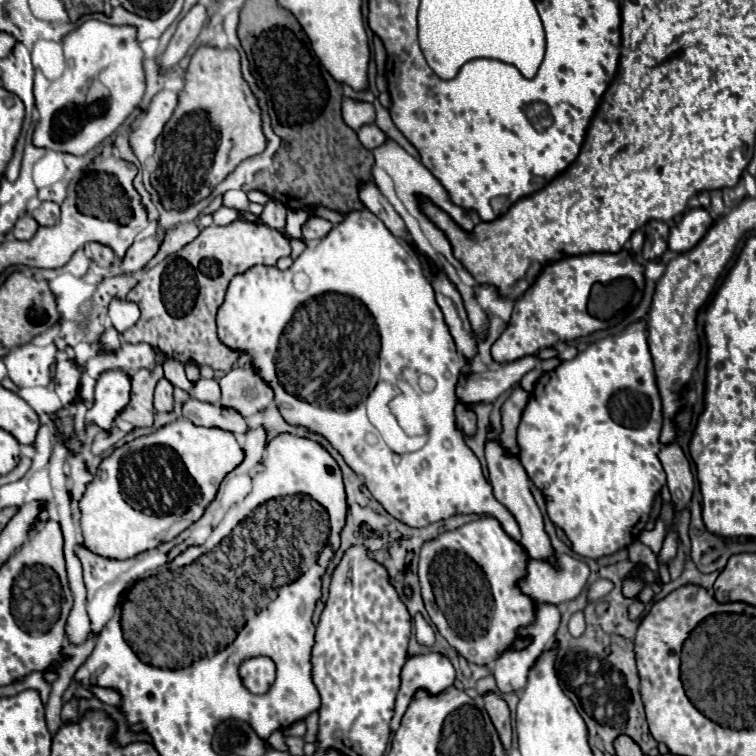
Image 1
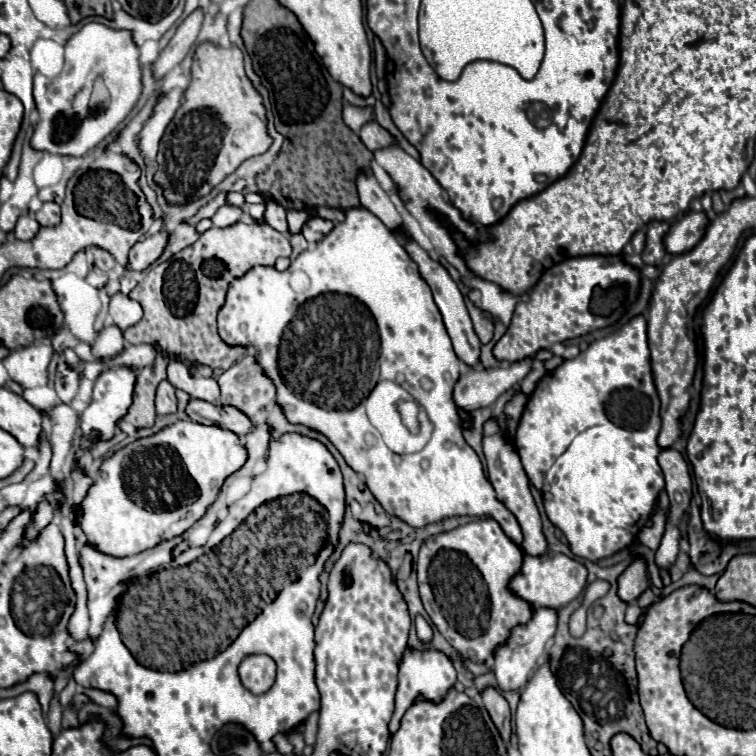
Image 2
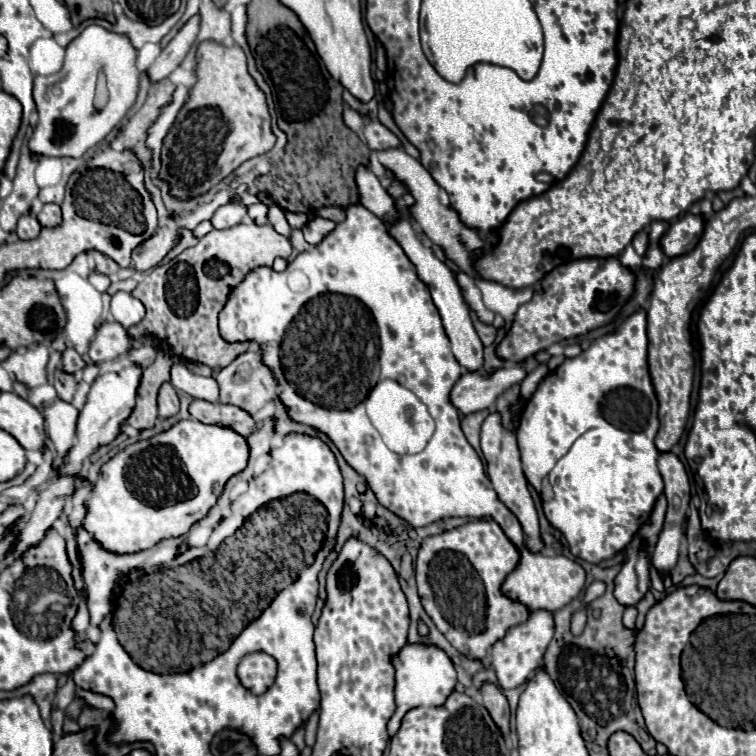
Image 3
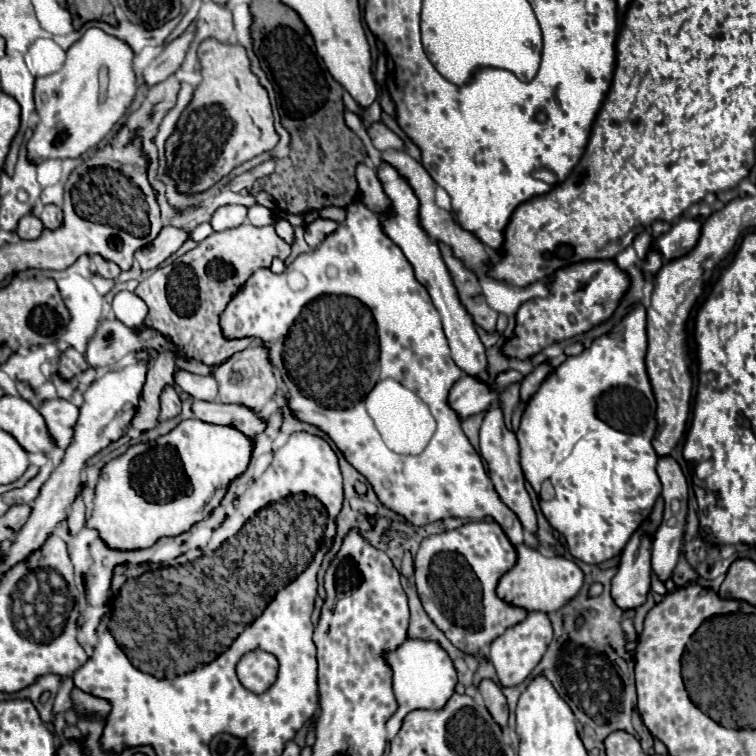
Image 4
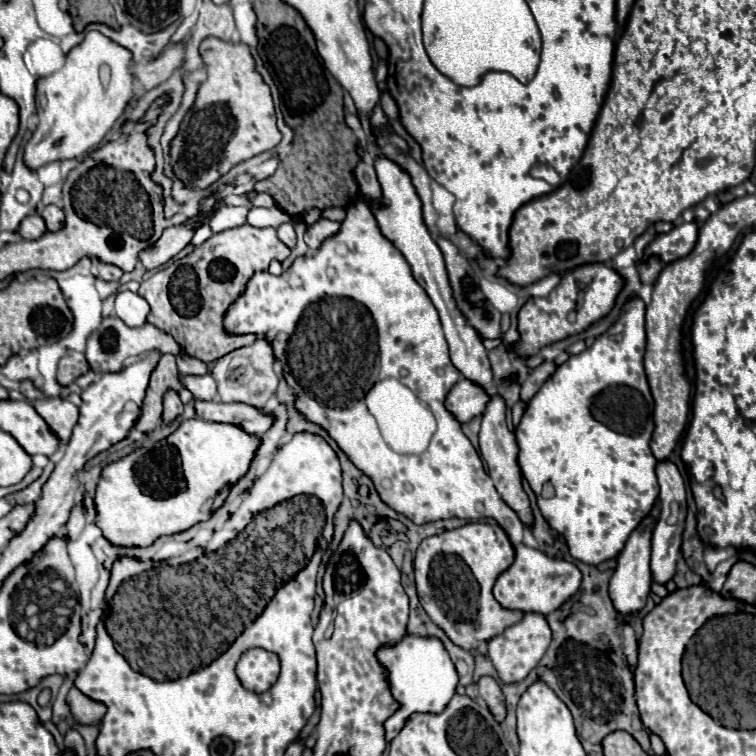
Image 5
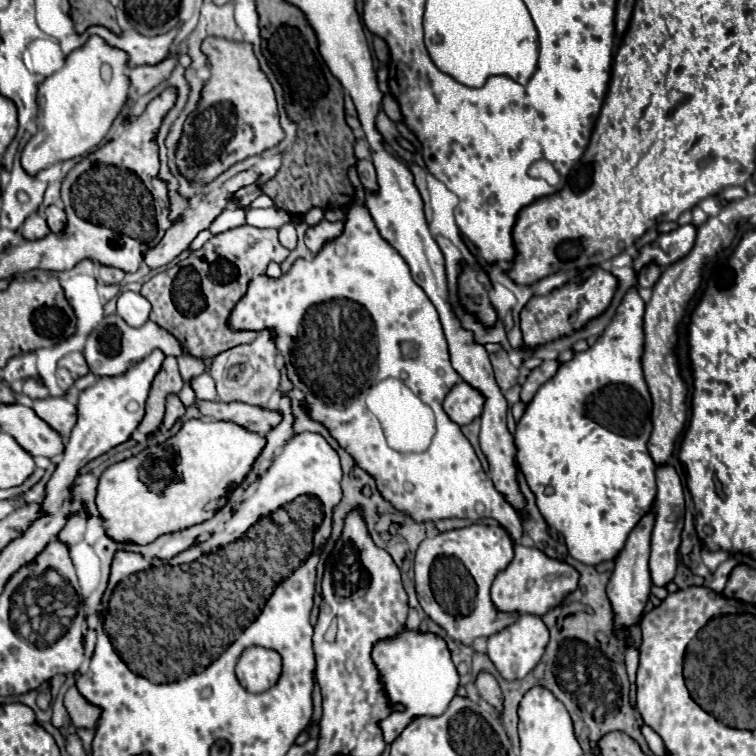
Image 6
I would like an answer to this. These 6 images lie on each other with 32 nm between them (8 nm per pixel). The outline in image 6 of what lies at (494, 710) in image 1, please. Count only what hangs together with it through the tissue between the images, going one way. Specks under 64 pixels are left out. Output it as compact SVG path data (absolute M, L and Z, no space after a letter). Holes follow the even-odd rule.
M480 672L480 674L476 676L474 684L476 684L480 696L482 696L490 706L494 706L496 712L500 712L500 710L502 710L502 692L500 692L500 686L498 686L496 678L494 678L492 674L488 674L488 672Z

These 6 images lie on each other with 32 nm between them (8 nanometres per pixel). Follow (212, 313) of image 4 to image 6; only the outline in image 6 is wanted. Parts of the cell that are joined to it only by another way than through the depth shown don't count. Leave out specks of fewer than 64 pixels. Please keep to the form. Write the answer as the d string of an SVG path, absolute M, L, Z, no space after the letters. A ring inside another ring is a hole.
M244 224L212 236L178 266L154 274L142 284L140 294L152 304L150 320L174 334L182 348L194 358L212 360L216 354L238 344L250 344L258 336L256 332L236 332L228 328L228 316L244 296L250 280L264 274L270 262L282 264L288 254L290 252L278 242L278 230Z

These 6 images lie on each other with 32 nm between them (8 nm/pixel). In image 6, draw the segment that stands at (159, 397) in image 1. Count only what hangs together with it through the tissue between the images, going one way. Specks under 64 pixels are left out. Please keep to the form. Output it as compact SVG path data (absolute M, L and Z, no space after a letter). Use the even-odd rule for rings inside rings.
M174 394L168 396L168 402L166 402L166 416L164 416L164 426L170 430L170 428L176 424L176 420L184 416L184 412L186 412L186 408L184 408L184 404L180 402L180 398L174 396Z

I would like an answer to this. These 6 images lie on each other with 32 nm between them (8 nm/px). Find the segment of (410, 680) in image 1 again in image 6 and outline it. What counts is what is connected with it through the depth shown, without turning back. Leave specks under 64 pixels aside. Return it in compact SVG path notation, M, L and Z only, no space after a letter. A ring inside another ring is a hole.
M404 628L396 636L378 640L372 648L372 660L380 672L382 688L388 696L388 706L404 704L404 712L392 710L380 720L380 730L386 744L392 744L400 732L418 716L442 716L450 700L458 692L458 670L452 662L450 648L444 636Z

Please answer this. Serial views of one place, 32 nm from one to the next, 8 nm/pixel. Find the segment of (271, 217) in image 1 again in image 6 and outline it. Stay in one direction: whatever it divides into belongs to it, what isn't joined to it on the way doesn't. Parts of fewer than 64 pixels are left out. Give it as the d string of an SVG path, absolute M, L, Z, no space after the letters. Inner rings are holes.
M290 222L290 224L284 224L284 226L278 230L278 234L280 234L280 244L282 244L284 248L288 248L288 250L294 250L294 248L296 248L296 228L294 228L292 222Z

